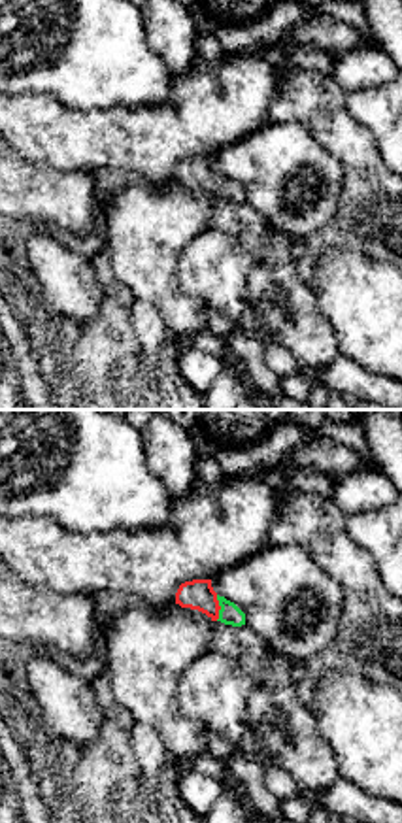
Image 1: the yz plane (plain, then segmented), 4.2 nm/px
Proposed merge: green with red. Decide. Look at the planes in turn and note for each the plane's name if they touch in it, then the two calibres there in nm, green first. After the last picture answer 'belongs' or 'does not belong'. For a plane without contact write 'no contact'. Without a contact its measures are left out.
meets green in yz; 90 nm thick on the green side, 130 nm on the other

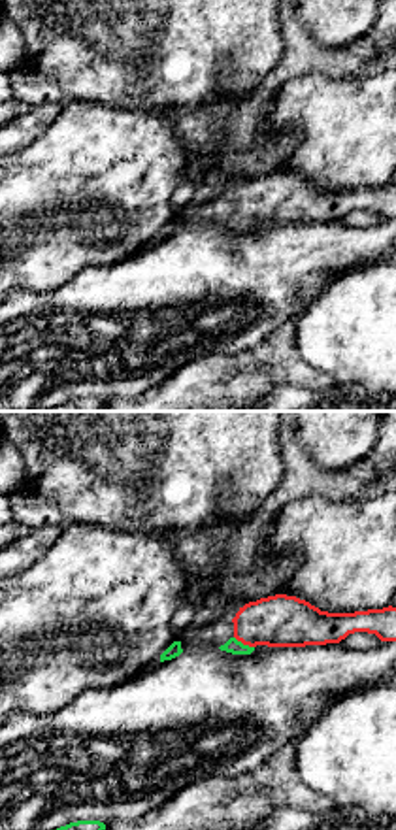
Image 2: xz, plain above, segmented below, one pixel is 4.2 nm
meets green in xz; 70 nm thick on the green side, 220 nm on the other

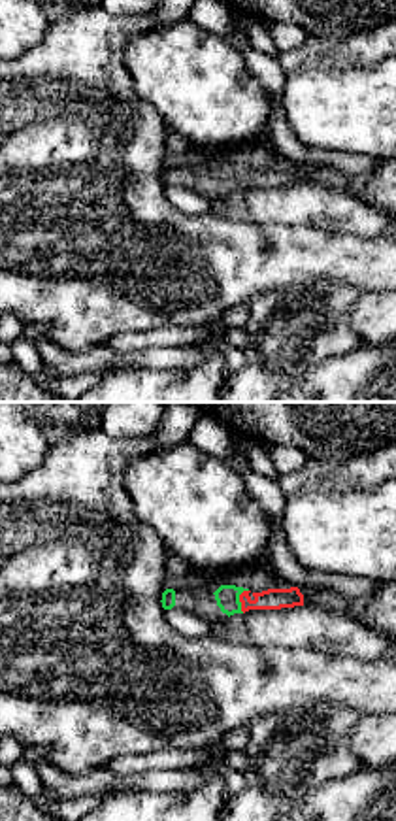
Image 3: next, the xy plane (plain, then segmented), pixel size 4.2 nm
meets green in xy; 100 nm thick on the green side, 100 nm on the other

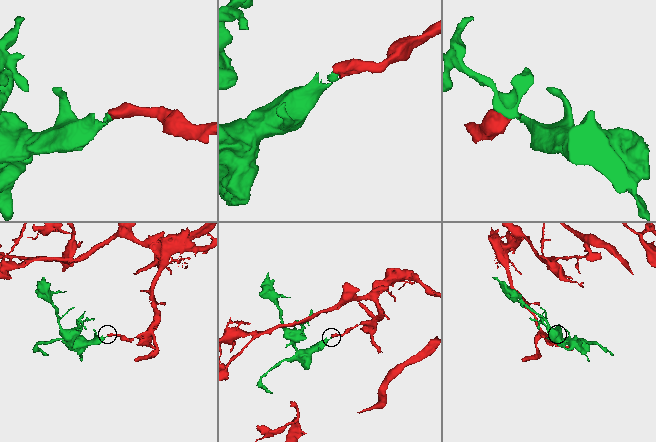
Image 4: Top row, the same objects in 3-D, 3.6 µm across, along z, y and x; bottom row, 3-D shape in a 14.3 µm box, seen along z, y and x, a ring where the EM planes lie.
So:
belongs

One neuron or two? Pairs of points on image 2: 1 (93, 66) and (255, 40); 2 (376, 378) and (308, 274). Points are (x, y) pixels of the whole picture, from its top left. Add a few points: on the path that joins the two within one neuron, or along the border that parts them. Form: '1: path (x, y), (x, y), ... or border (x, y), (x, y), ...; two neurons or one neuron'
1: path (132, 40), (215, 40); one neuron
2: border (357, 265), (330, 276), (306, 300); two neurons

